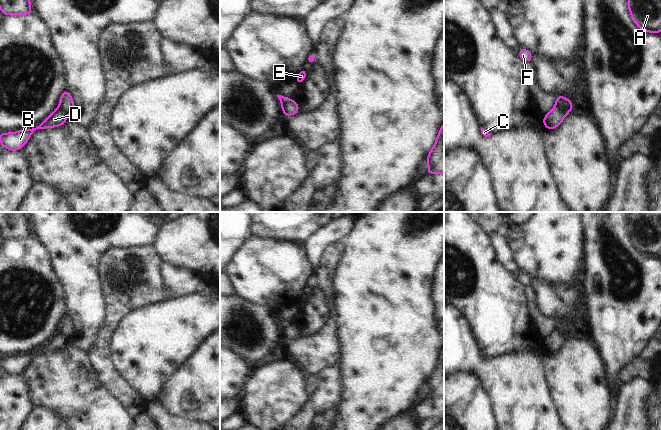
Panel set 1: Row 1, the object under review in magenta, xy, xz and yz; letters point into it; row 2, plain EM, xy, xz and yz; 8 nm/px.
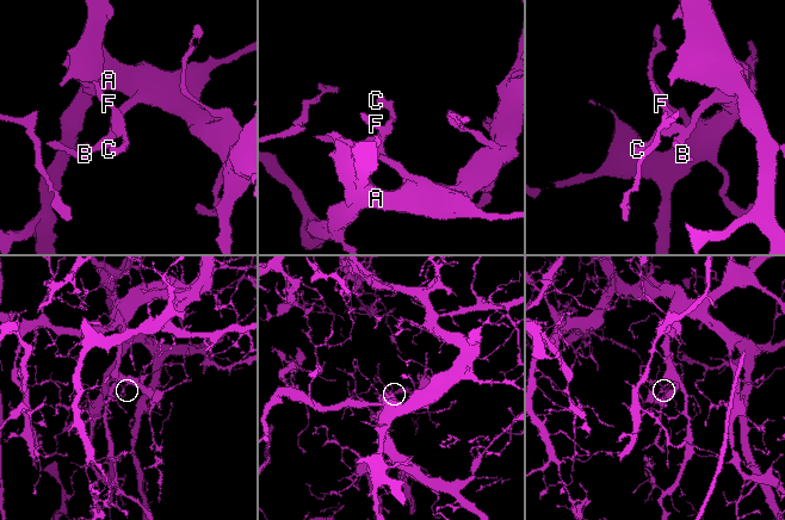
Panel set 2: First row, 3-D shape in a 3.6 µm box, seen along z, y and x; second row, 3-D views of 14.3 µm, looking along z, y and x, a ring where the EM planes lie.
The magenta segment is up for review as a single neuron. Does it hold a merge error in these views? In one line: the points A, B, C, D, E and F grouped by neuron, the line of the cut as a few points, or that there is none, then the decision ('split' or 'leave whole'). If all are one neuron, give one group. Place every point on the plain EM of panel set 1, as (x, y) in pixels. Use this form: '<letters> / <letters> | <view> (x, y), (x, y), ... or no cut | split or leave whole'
A C E F / B D | yz (556, 328), (565, 338) | split

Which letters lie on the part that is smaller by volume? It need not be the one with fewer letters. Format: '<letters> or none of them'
B, D

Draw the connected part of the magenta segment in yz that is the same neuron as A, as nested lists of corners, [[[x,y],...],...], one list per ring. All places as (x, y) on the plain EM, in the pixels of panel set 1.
[[[629,212],[628,232],[634,247],[649,257],[661,257],[659,212]]]

